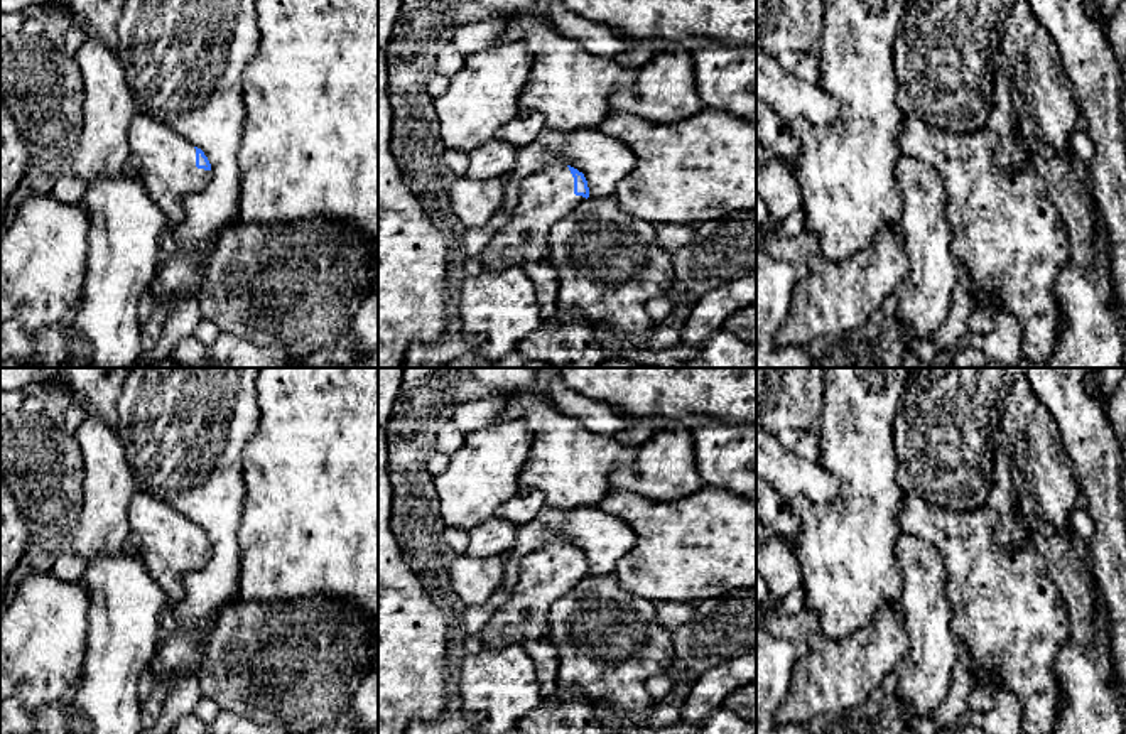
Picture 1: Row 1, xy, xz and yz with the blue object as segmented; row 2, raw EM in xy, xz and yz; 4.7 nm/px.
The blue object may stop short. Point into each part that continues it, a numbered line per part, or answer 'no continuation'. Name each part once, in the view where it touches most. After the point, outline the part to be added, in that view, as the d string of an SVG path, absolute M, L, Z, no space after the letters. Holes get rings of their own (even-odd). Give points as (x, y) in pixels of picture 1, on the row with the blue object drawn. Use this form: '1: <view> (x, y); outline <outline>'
1: xz (547, 196); outline M552 159L542 170L520 179L518 204L510 221L479 255L483 270L495 273L549 260L550 229L584 199L574 194L574 177L560 159Z

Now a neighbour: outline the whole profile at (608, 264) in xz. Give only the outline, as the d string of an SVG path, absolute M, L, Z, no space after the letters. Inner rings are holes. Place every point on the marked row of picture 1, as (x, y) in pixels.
M614 197L584 199L549 233L549 262L559 277L557 309L577 309L587 322L640 334L653 329L647 302L670 292L672 251L655 241L657 224L625 213Z

